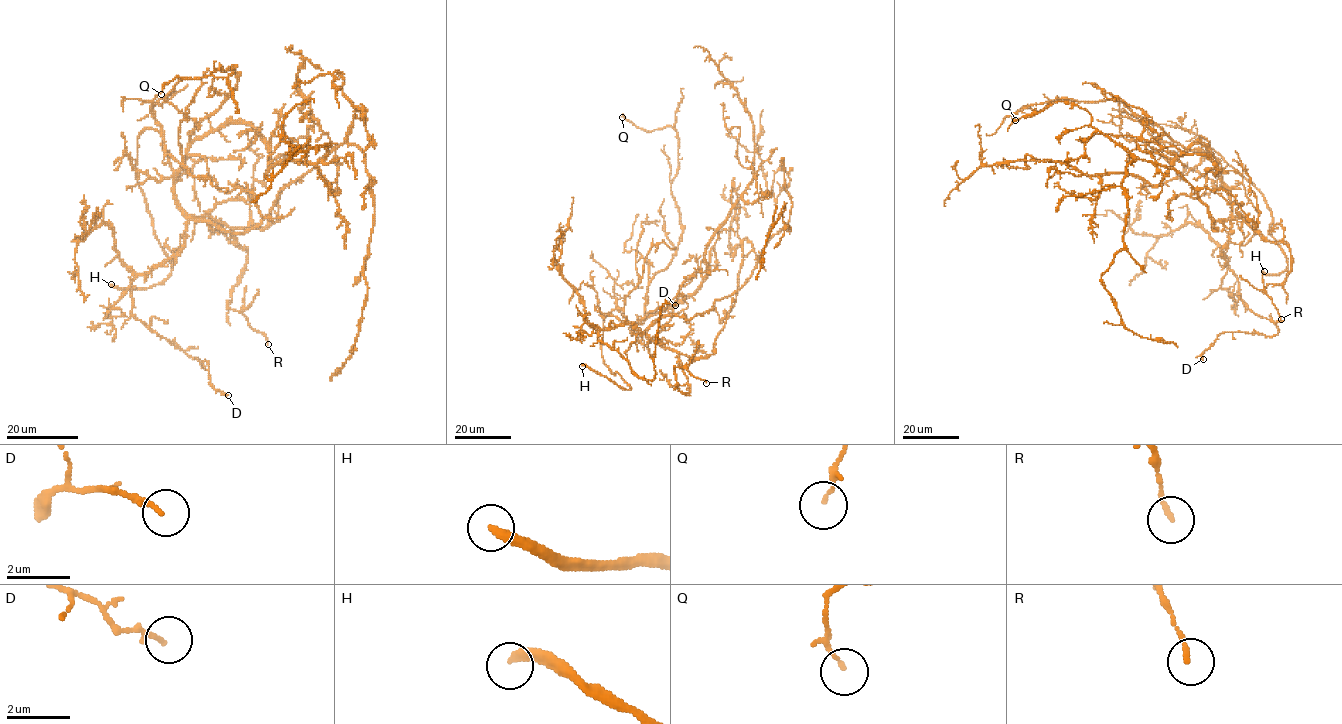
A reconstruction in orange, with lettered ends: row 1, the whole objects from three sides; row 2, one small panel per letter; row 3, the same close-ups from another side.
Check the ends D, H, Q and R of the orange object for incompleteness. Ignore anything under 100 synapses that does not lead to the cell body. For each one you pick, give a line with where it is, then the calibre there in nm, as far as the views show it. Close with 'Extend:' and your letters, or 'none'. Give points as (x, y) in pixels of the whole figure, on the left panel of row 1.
H: at (111, 284); 280 nm thick
Extend: H

